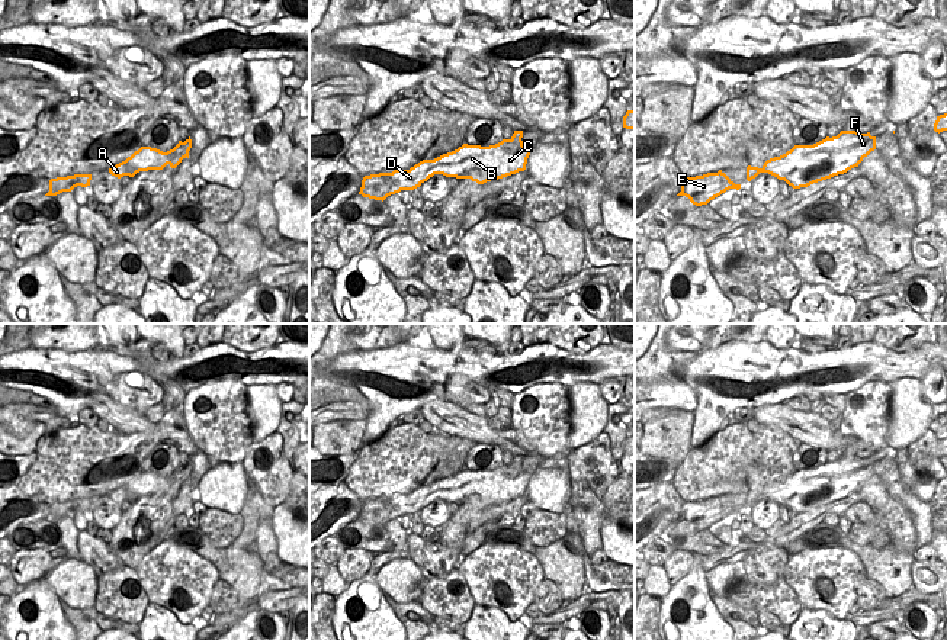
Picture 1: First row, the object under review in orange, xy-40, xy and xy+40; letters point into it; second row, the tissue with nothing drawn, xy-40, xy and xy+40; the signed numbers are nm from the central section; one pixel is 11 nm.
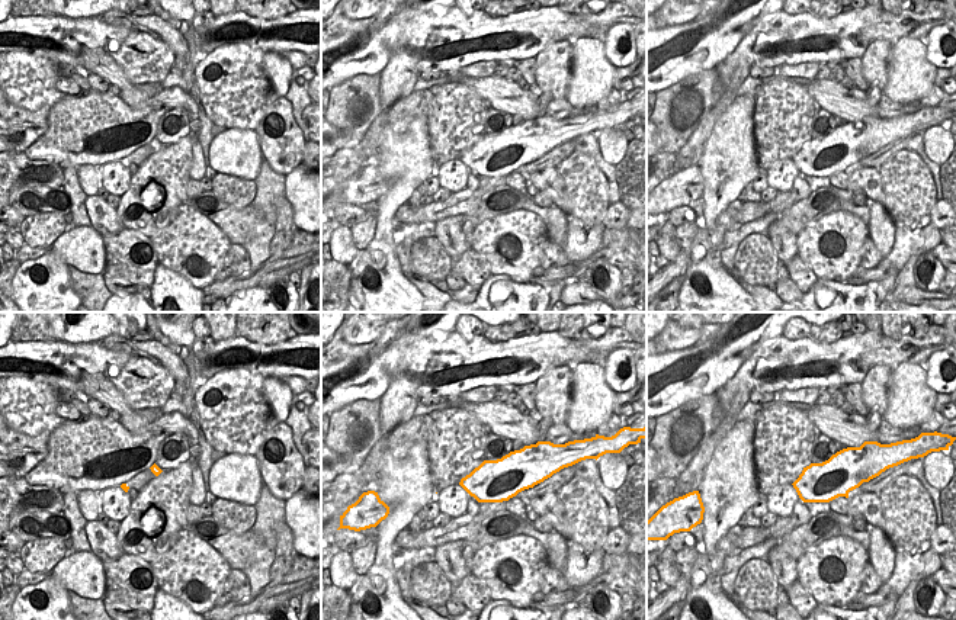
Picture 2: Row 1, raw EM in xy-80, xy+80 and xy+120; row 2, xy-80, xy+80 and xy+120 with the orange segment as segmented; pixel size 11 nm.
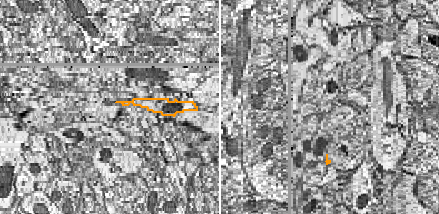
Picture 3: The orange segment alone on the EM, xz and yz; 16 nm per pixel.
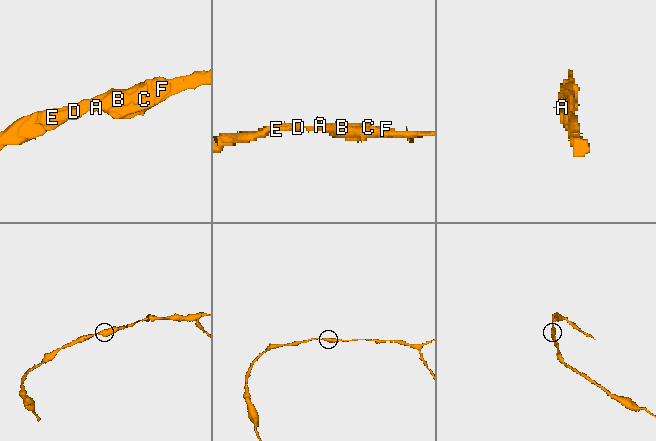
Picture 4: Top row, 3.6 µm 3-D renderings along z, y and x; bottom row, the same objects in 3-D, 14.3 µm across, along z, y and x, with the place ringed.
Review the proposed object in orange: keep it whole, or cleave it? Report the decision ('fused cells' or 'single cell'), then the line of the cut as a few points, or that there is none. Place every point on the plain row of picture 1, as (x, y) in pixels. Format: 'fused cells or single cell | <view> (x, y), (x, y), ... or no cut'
single cell | no cut

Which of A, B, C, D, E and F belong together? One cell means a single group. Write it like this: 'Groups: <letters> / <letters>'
Groups: A B C D E F

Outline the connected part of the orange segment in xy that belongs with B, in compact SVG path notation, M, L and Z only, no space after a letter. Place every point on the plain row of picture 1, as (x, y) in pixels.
M514 456L510 464L489 472L463 469L458 475L434 485L423 485L410 495L394 495L365 501L359 520L385 525L401 515L414 515L434 499L471 504L478 509L498 505L526 495L533 473L523 470L523 456Z

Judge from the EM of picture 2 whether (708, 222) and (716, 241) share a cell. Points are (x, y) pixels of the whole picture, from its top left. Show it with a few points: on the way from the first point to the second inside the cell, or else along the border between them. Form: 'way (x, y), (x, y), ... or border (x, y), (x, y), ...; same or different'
border (725, 208), (709, 234), (709, 241), (719, 250); different

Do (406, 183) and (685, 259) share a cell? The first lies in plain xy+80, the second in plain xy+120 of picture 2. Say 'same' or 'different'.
different

